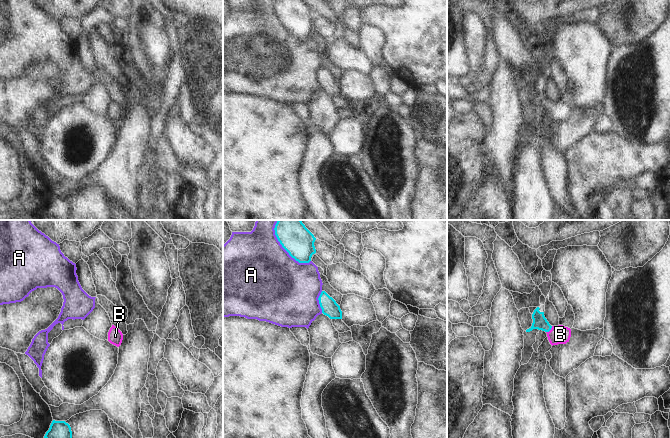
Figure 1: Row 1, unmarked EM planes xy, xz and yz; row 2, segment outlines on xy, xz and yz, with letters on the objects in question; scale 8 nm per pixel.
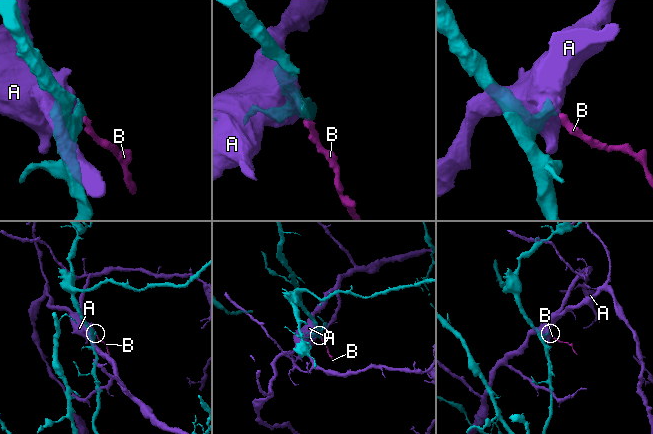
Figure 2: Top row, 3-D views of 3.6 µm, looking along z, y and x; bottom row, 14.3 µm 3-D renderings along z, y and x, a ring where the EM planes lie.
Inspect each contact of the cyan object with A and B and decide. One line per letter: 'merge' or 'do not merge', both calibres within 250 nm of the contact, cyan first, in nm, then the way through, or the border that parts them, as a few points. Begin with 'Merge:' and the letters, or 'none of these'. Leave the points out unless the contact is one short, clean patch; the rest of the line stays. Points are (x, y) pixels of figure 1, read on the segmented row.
Merge: B
A: do not merge; 240 nm thick on the cyan side, 500 nm on the other
B: merge; 110 nm thick on the cyan side, 150 nm on the other; runs through yz (540, 322), (549, 330), (555, 334), (560, 334)

